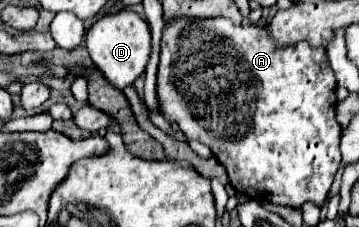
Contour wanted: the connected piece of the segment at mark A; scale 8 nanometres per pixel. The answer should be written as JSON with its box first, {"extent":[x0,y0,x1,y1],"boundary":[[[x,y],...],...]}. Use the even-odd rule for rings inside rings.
{"extent":[157,17,341,207],"boundary":[[[225,17],[219,19],[171,19],[163,27],[163,37],[161,37],[161,57],[159,57],[159,71],[157,71],[157,101],[159,101],[159,113],[169,121],[177,123],[187,141],[195,139],[211,147],[213,155],[217,161],[227,169],[231,185],[241,191],[247,197],[259,199],[259,201],[269,201],[275,205],[291,205],[291,207],[301,207],[305,201],[313,201],[315,205],[323,205],[329,193],[329,187],[333,183],[333,177],[341,165],[341,151],[339,151],[339,141],[341,141],[341,127],[335,121],[335,75],[333,69],[329,67],[325,49],[321,47],[309,47],[309,43],[301,41],[297,45],[289,47],[277,47],[273,43],[273,37],[269,31],[261,25],[235,25]]]}

